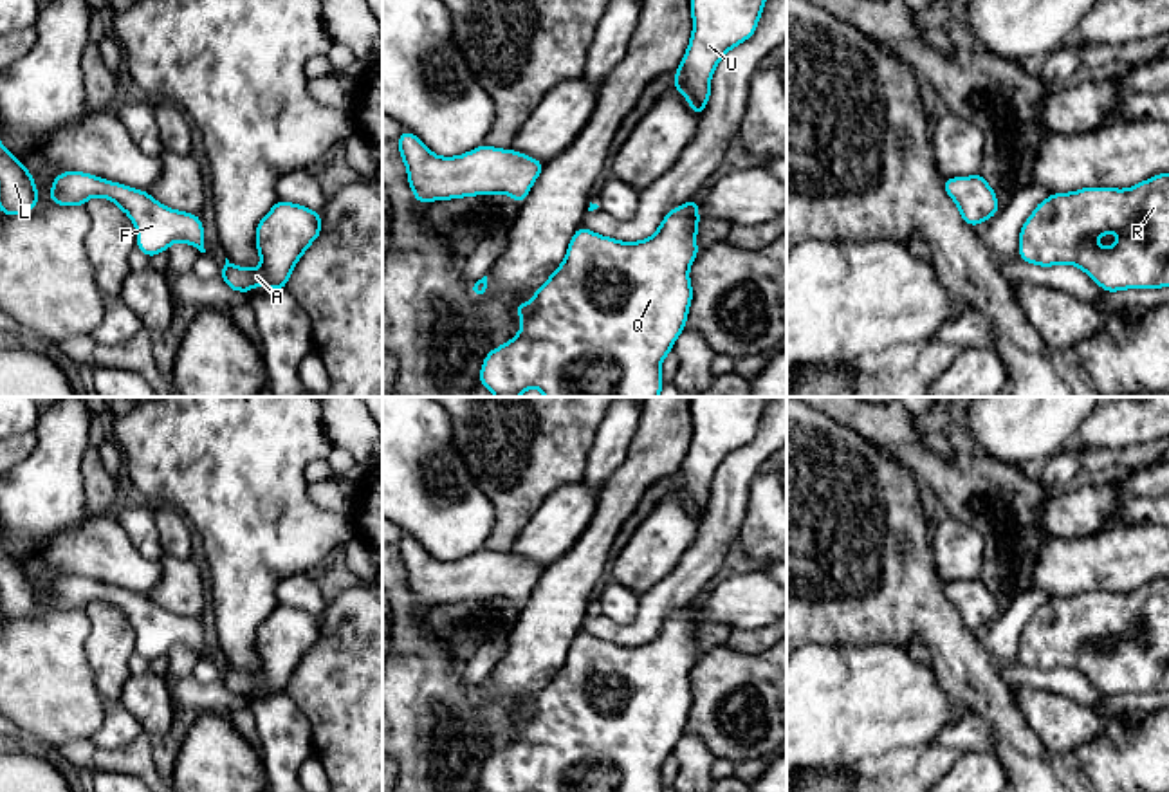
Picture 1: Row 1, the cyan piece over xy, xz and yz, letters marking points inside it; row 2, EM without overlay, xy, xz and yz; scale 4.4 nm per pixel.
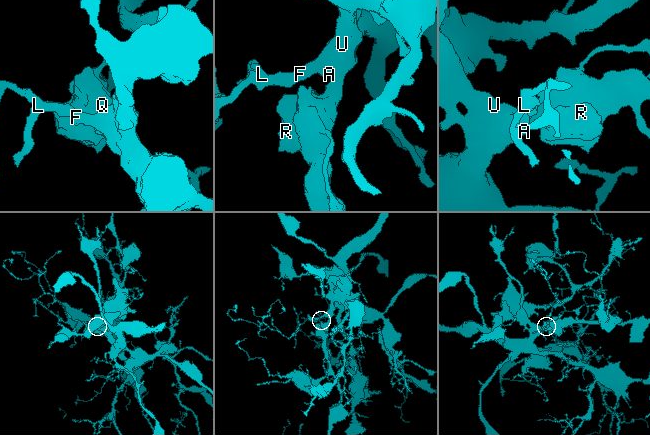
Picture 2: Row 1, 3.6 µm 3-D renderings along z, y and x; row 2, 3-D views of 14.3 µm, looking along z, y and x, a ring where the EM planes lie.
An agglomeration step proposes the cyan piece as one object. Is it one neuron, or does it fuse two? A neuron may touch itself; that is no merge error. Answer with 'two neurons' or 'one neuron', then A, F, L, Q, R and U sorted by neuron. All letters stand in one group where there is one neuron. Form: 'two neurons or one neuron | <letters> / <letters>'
one neuron | A F L Q R U

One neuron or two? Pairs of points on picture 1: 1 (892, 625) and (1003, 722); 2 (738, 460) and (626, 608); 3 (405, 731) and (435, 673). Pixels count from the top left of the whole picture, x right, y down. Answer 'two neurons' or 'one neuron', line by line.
1: one neuron
2: two neurons
3: one neuron

